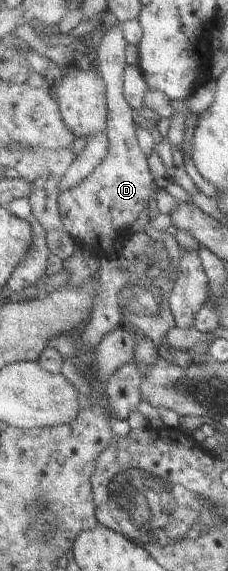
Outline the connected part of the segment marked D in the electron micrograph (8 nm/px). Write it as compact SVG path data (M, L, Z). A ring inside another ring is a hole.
M123 24L107 26L95 55L99 57L99 69L108 85L110 101L110 156L80 186L66 189L59 197L59 211L65 228L71 236L87 246L101 241L112 250L121 244L121 237L130 231L153 199L155 182L160 183L150 166L149 155L141 149L137 139L136 112L126 98L127 47L129 42ZM117 233L118 236L117 236ZM105 241L106 244L103 244Z

